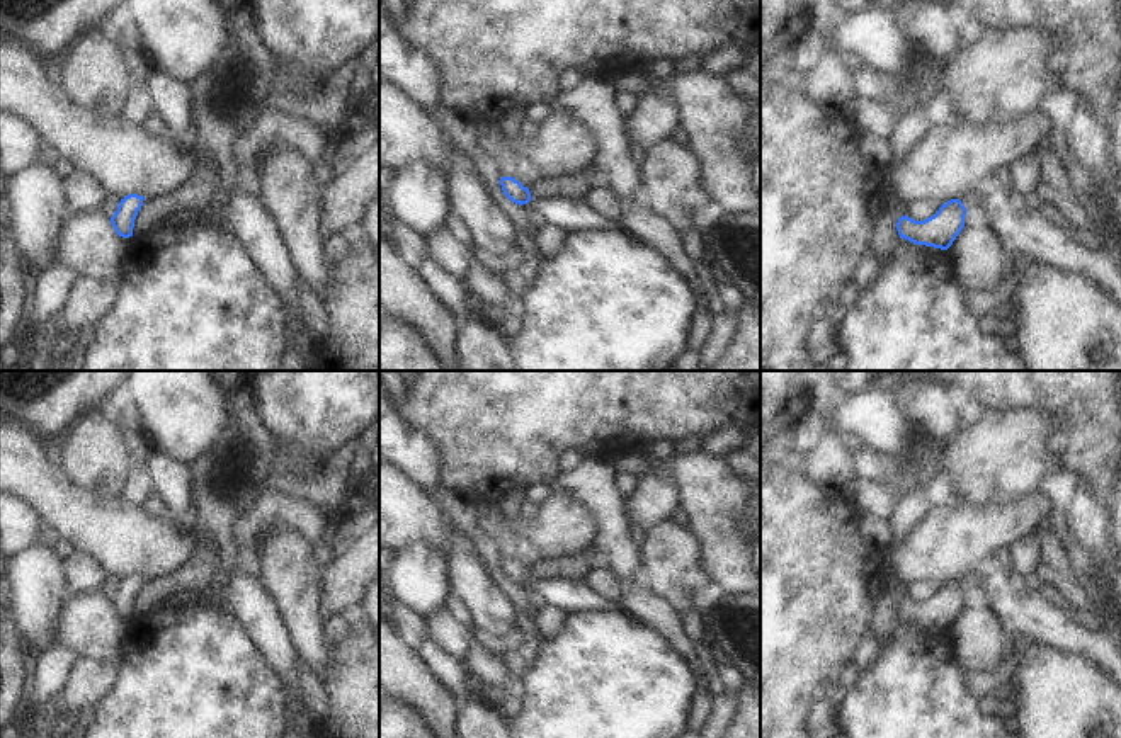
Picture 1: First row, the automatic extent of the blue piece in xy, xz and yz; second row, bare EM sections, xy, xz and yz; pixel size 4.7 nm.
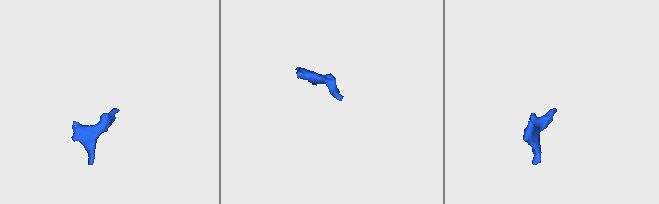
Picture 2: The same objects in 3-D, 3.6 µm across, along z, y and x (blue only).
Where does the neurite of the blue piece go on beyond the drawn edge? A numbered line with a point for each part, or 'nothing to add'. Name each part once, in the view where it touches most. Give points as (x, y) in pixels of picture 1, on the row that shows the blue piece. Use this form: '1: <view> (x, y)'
nothing to add

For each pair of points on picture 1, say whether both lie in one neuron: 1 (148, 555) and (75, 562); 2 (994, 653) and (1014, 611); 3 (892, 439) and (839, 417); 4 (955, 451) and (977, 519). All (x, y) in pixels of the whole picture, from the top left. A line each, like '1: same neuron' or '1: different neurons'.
1: different neurons
2: different neurons
3: same neuron
4: different neurons

